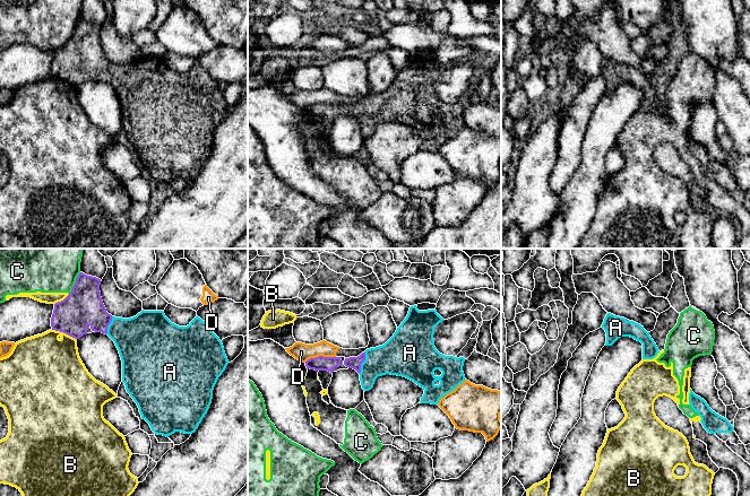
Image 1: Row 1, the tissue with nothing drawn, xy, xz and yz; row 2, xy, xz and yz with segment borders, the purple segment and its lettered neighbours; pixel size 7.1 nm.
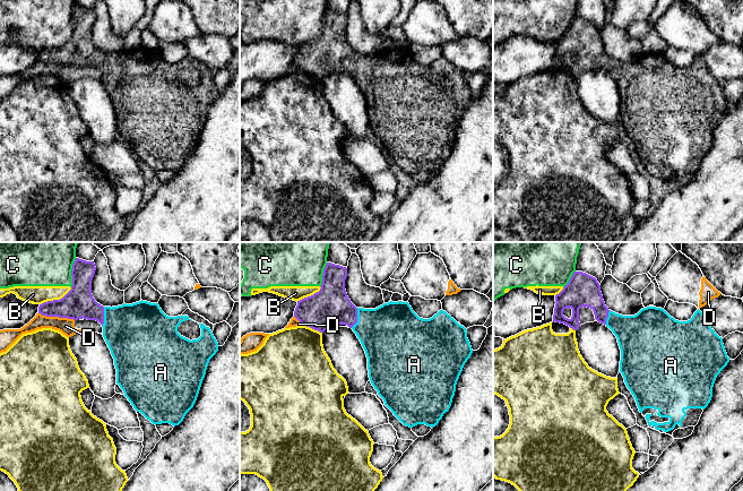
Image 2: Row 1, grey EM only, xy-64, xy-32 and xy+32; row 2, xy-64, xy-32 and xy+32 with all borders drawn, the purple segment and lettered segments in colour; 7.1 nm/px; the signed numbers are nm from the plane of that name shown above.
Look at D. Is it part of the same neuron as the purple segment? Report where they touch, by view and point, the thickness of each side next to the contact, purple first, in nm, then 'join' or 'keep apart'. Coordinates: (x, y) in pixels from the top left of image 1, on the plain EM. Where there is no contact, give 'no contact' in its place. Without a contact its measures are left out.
xz (319, 103) | 100/130 nm | keep apart

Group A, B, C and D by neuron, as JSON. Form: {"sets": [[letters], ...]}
{"sets": [["A"], ["B", "C"], ["D"]]}

